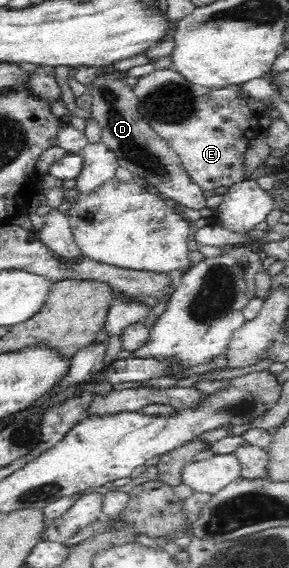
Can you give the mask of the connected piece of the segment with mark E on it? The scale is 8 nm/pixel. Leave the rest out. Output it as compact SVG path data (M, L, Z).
M157 69L140 77L132 87L138 99L138 110L143 119L177 152L182 169L188 179L201 191L226 190L228 186L245 179L243 174L244 152L251 139L261 131L259 113L249 109L231 87L205 86L191 82L176 69Z

